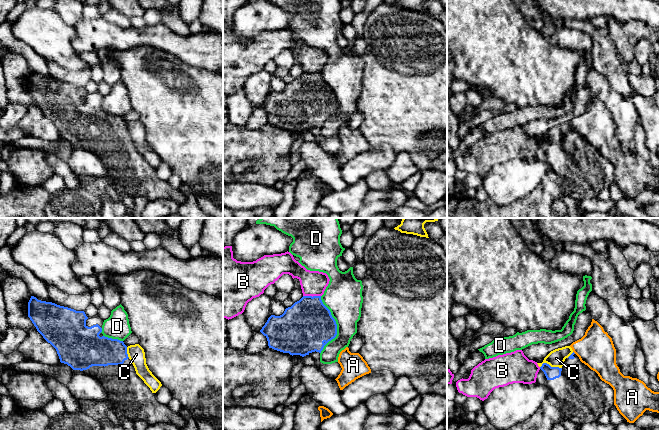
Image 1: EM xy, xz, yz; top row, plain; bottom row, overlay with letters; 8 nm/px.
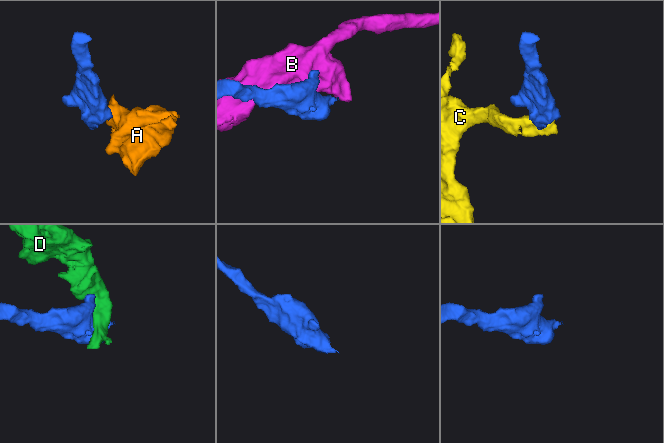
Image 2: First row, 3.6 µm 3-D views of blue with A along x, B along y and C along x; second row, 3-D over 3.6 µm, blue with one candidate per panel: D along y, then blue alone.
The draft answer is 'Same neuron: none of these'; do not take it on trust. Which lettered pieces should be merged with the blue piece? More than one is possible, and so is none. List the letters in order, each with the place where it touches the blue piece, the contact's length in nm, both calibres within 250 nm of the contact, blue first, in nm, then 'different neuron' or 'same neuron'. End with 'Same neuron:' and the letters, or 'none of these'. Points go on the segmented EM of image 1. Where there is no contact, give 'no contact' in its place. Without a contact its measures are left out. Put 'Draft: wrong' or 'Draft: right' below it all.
A: no contact; different neuron
B: contact xz (311, 296); length 140 nm; calibres 400 and 200 nm; different neuron
C: contact yz (550, 366); length 180 nm; calibres 110 and 140 nm; different neuron
D: contact xz (336, 325); length 460 nm; calibres 400 and 300 nm; different neuron
Same neuron: none of these
Draft: right

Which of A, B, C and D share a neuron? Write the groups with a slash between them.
A C / B / D

